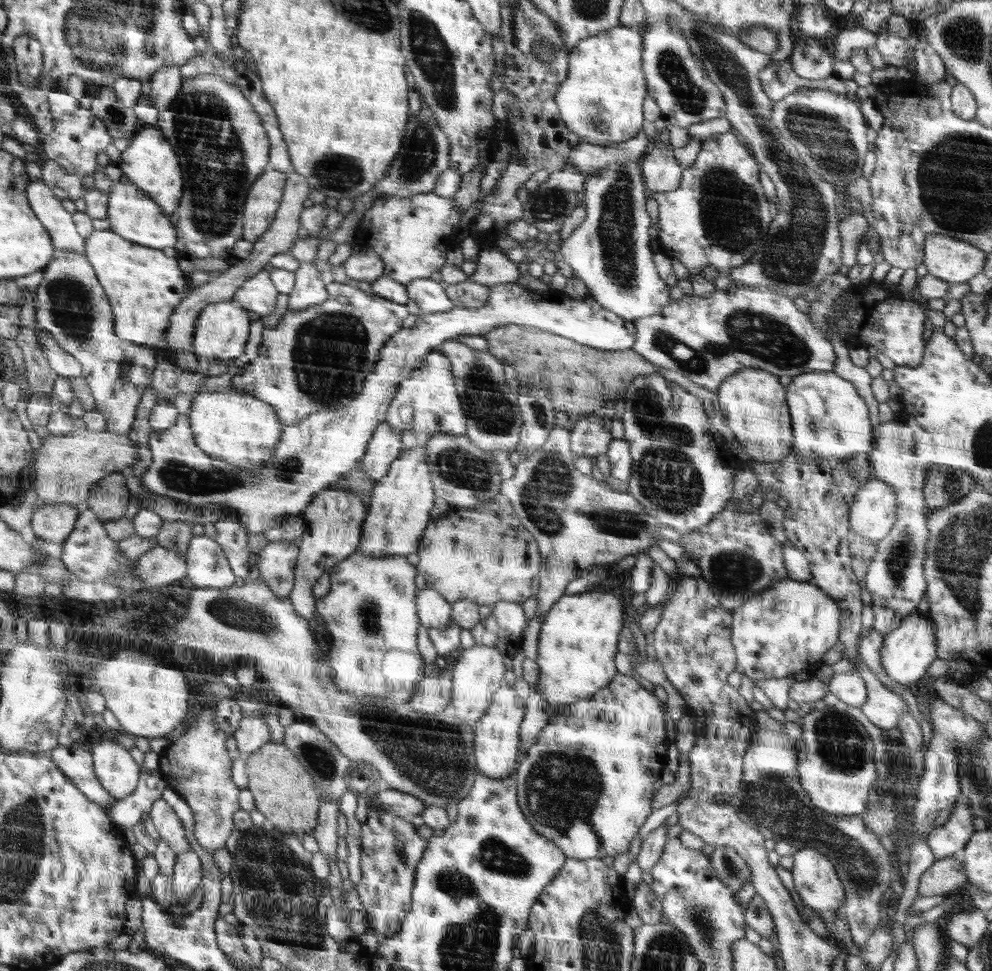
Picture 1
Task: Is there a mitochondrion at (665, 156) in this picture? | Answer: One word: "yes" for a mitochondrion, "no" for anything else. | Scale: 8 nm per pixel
no

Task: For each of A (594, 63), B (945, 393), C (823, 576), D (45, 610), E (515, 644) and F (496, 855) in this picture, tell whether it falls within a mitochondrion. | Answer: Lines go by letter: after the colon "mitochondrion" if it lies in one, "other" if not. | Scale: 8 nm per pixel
A: other
B: other
C: other
D: other
E: other
F: mitochondrion

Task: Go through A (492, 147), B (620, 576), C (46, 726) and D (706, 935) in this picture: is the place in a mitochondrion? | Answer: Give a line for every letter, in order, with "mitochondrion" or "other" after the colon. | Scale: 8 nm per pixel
A: other
B: other
C: mitochondrion
D: mitochondrion

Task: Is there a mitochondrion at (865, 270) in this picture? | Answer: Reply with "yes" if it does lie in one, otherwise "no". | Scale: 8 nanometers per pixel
no

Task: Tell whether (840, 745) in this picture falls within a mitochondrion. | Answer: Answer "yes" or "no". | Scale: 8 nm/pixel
yes

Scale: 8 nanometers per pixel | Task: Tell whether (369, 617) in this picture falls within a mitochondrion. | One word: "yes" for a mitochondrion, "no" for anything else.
yes

